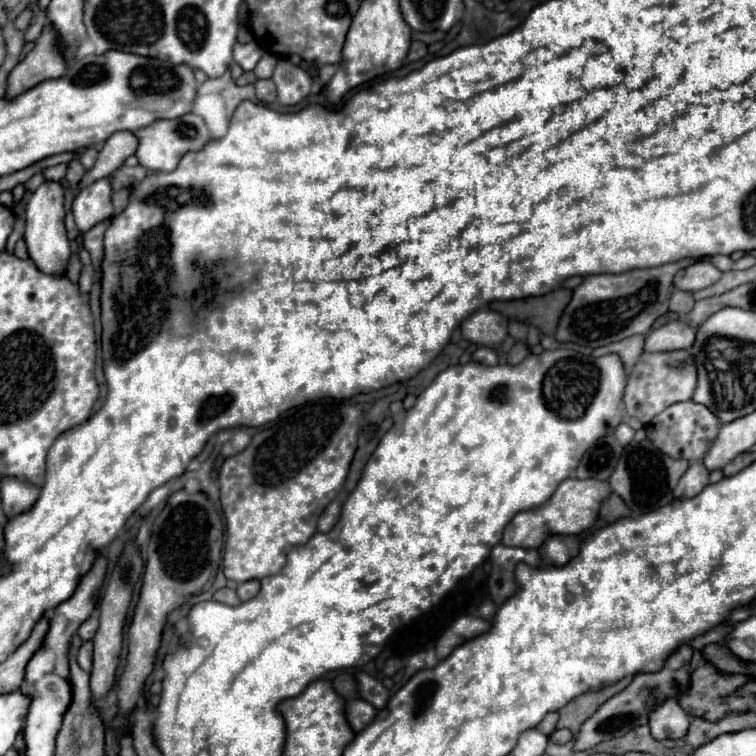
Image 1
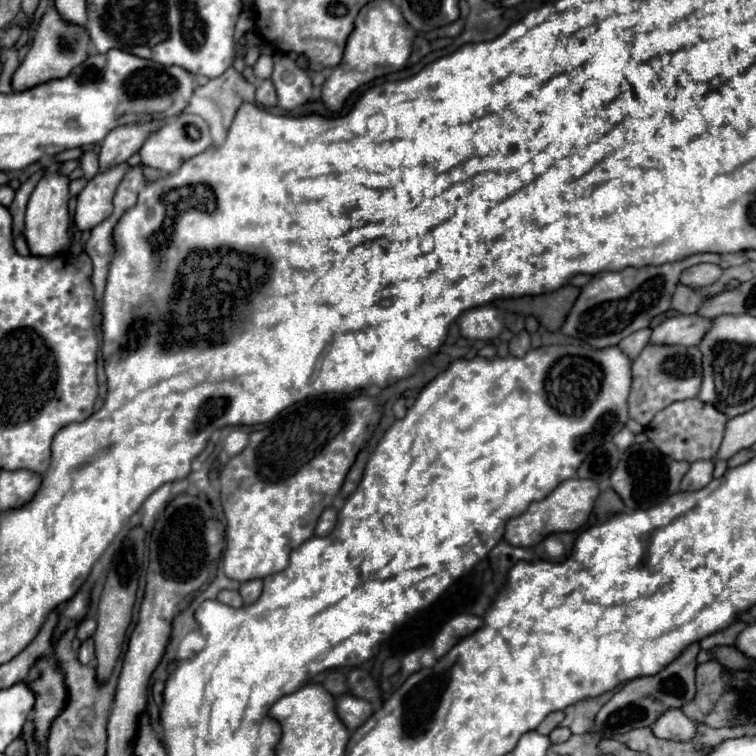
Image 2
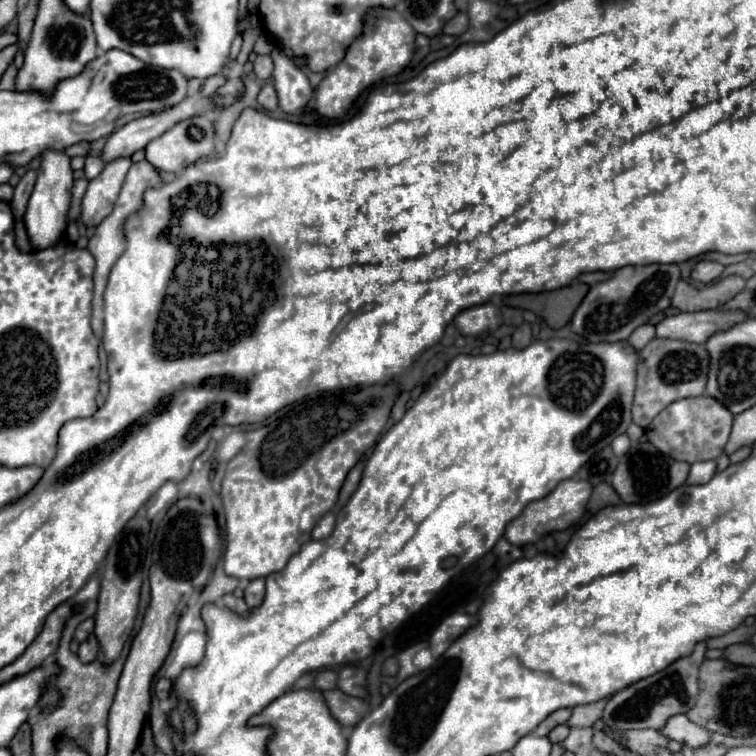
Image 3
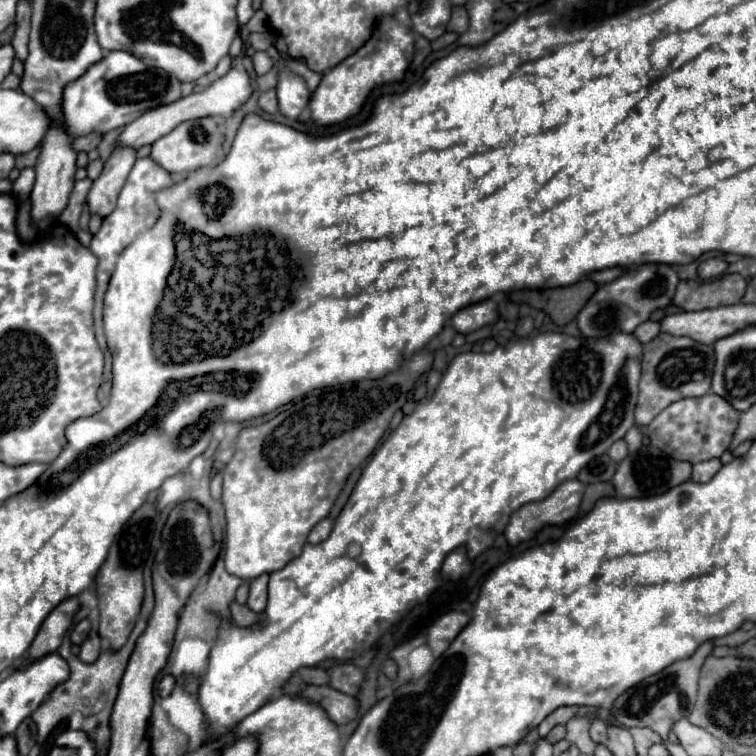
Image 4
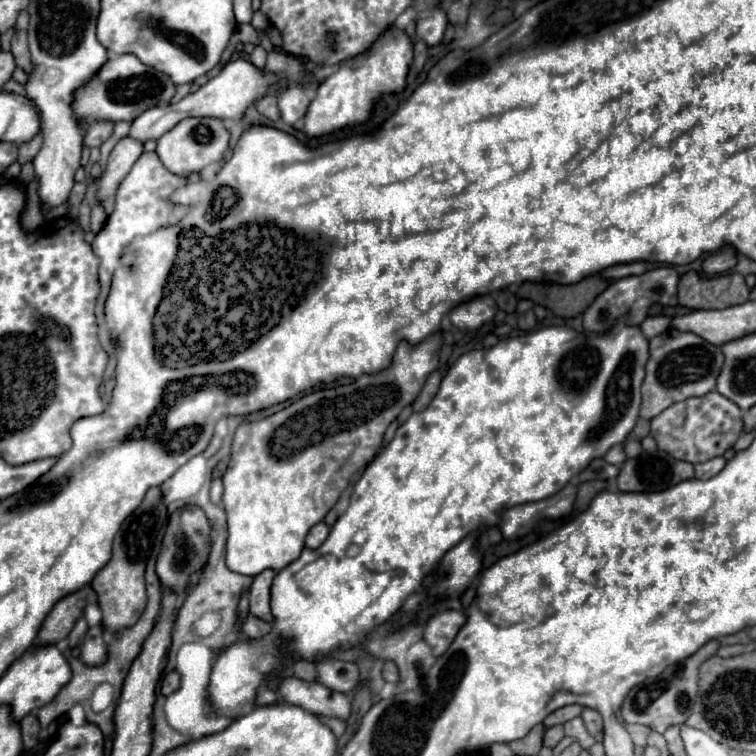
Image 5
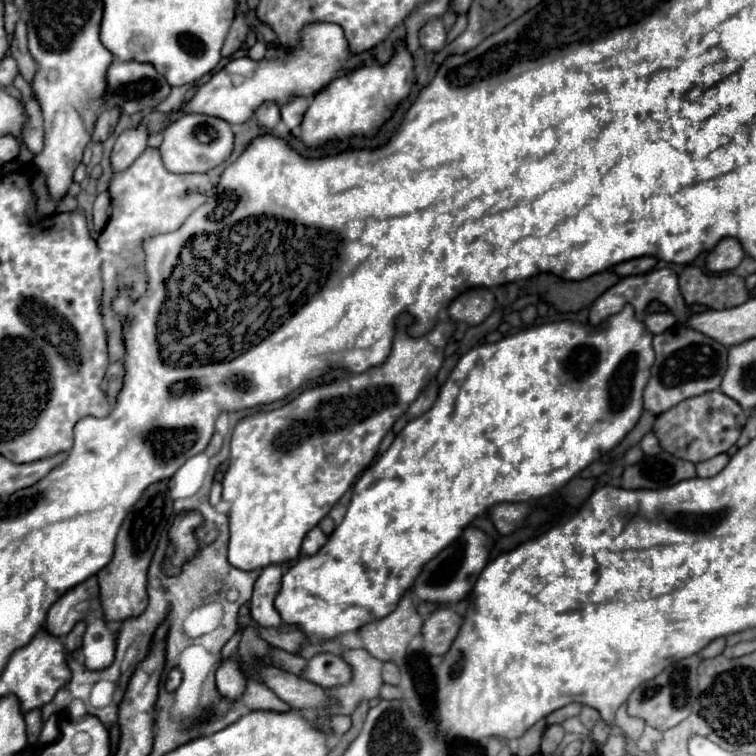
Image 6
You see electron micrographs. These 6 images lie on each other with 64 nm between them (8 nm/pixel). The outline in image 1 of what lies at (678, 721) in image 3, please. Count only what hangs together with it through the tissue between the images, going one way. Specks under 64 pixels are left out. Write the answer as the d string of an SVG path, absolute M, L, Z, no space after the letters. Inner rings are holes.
M666 700L660 708L652 710L650 730L656 740L684 738L690 728L690 716L680 708L676 700Z

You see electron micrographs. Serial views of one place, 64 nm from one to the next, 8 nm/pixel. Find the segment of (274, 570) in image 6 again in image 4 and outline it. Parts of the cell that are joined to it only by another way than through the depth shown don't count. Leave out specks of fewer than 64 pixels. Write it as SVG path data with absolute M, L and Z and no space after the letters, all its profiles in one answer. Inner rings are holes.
M262 574L250 582L250 596L248 596L248 608L256 614L262 614L266 610L266 594L268 588L268 574Z

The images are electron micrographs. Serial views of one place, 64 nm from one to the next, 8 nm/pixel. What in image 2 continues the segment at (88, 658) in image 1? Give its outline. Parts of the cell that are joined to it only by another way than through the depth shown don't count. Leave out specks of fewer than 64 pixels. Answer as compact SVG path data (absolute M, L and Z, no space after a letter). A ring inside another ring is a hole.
M88 638L88 640L82 642L78 658L80 658L82 664L92 664L94 662L94 640L92 638Z

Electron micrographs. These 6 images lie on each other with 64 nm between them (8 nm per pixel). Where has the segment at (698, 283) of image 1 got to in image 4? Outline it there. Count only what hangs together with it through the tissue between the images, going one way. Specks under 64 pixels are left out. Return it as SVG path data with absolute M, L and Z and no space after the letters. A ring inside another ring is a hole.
M708 258L708 260L700 262L698 274L700 274L702 280L710 280L710 278L722 276L722 272L726 272L726 268L728 268L726 260L722 260L722 258Z

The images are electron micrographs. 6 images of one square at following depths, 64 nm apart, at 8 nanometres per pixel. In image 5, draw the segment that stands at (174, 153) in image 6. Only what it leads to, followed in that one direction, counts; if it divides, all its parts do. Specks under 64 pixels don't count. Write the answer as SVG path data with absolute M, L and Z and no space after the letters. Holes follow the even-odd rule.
M184 118L158 140L156 154L160 156L162 164L170 172L192 174L192 172L200 172L208 164L220 162L228 150L228 144L230 144L230 132L226 130L222 120L218 120L218 118Z

